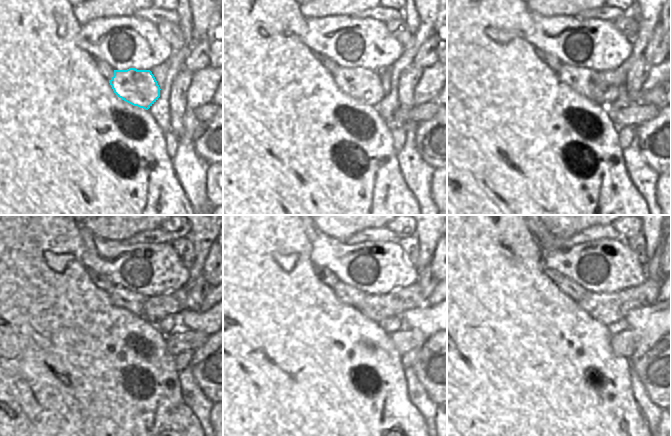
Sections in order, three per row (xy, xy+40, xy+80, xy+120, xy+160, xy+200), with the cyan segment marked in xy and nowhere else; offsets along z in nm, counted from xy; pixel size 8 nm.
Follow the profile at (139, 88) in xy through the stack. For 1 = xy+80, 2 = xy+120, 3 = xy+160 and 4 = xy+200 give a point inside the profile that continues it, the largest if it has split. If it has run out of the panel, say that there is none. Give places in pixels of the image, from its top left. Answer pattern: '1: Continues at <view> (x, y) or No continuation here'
1: Continues at xy+80 (589, 83)
2: Continues at xy+120 (121, 297)
3: Continues at xy+160 (346, 293)
4: Continues at xy+200 (569, 287).

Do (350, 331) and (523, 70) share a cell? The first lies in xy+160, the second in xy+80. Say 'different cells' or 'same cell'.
same cell

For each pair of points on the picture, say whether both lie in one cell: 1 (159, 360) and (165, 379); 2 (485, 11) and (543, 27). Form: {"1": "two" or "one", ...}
{"1": "one", "2": "two"}

